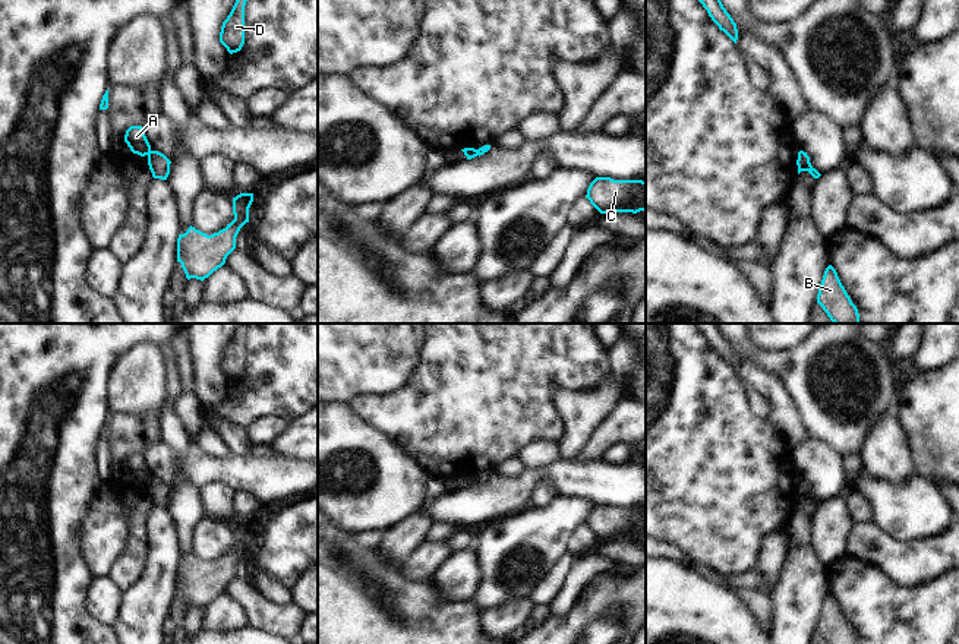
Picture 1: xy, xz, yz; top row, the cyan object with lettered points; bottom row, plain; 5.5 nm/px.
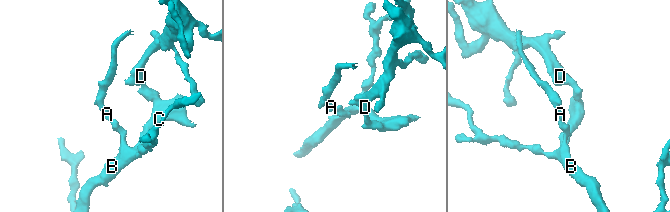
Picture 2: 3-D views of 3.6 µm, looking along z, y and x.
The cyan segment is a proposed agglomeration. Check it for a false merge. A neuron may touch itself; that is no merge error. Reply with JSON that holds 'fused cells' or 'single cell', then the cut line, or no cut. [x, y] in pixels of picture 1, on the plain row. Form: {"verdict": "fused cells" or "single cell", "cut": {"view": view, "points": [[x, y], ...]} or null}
{"verdict": "fused cells", "cut": {"view": "xy", "points": [[151, 479], [147, 482]]}}

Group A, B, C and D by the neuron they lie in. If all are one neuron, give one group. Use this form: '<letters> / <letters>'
A / B C D

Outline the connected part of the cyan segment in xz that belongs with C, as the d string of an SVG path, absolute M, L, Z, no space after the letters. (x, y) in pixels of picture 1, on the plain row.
M596 505L590 511L586 525L600 542L637 542L646 539L646 509Z

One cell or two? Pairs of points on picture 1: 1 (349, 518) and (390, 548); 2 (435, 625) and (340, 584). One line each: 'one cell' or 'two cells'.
1: two cells
2: one cell

